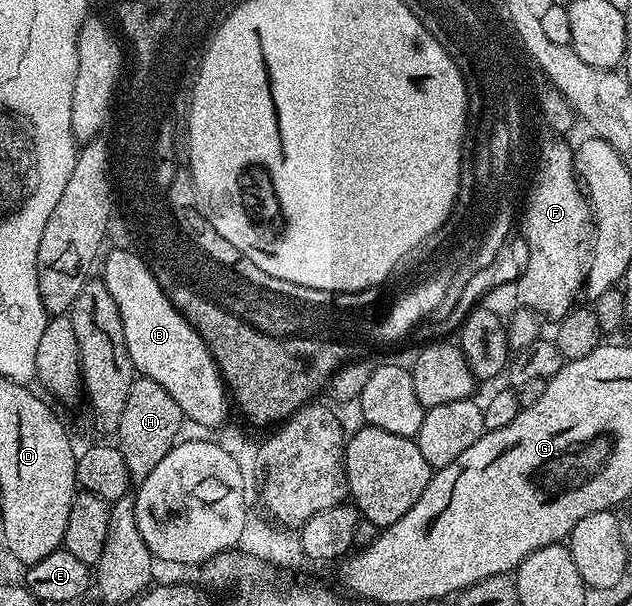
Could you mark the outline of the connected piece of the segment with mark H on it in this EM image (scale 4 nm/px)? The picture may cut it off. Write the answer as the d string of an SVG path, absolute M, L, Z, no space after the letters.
M139 376L129 386L129 398L125 398L125 410L121 410L121 418L117 425L119 440L117 447L121 458L125 458L125 466L129 466L132 477L142 478L147 476L169 454L180 439L179 427L185 424L185 417L181 406L165 394L157 382Z

